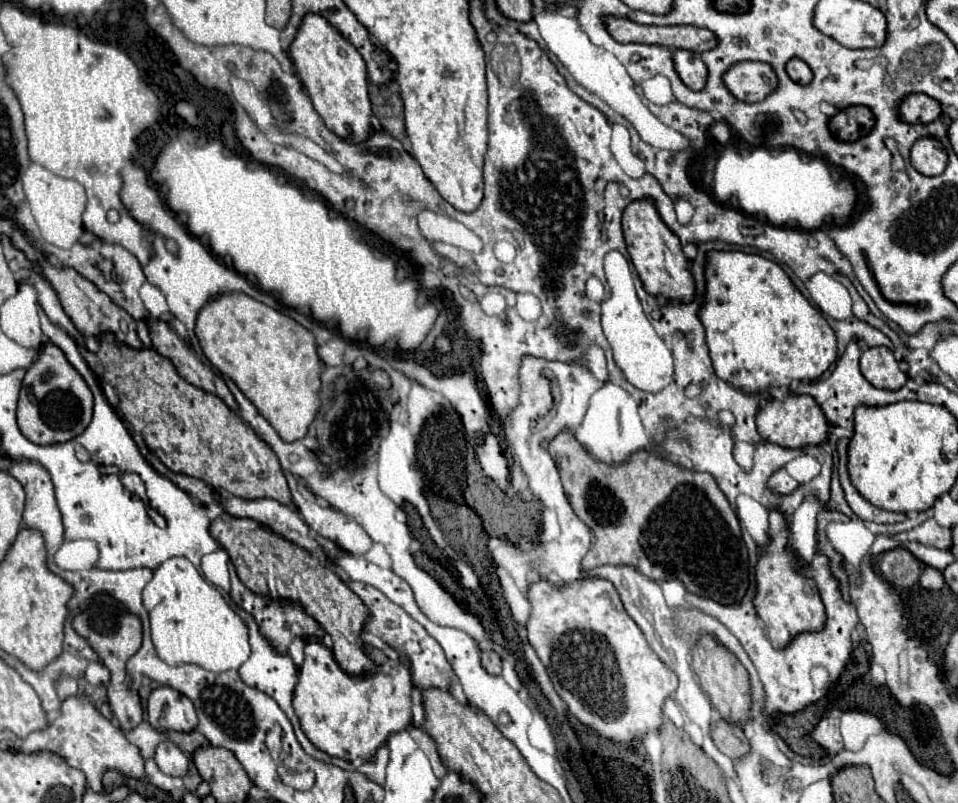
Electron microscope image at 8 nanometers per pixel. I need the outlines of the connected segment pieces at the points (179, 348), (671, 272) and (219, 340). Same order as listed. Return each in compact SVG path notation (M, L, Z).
M154 321L150 325L150 339L152 339L152 347L164 355L166 359L170 359L174 363L174 367L178 369L178 373L192 385L218 395L220 399L226 401L226 405L234 411L238 411L236 401L232 397L232 393L228 391L226 383L222 381L220 375L216 375L210 367L206 367L190 349L190 345L186 341L182 341L172 327L166 321Z
M640 199L626 207L624 217L622 217L622 229L624 229L630 259L638 271L638 277L640 277L646 293L650 293L654 297L662 295L668 301L680 301L680 303L694 301L696 283L694 283L692 273L688 271L688 261L682 253L680 241L662 223L662 219L650 199Z
M224 293L200 309L196 321L196 335L200 339L200 345L208 361L224 377L232 379L240 387L240 391L256 405L256 409L270 421L270 425L286 443L306 437L308 427L316 419L322 405L318 399L322 361L316 351L314 335L308 329L304 329L292 317L278 313L276 309L244 293Z

